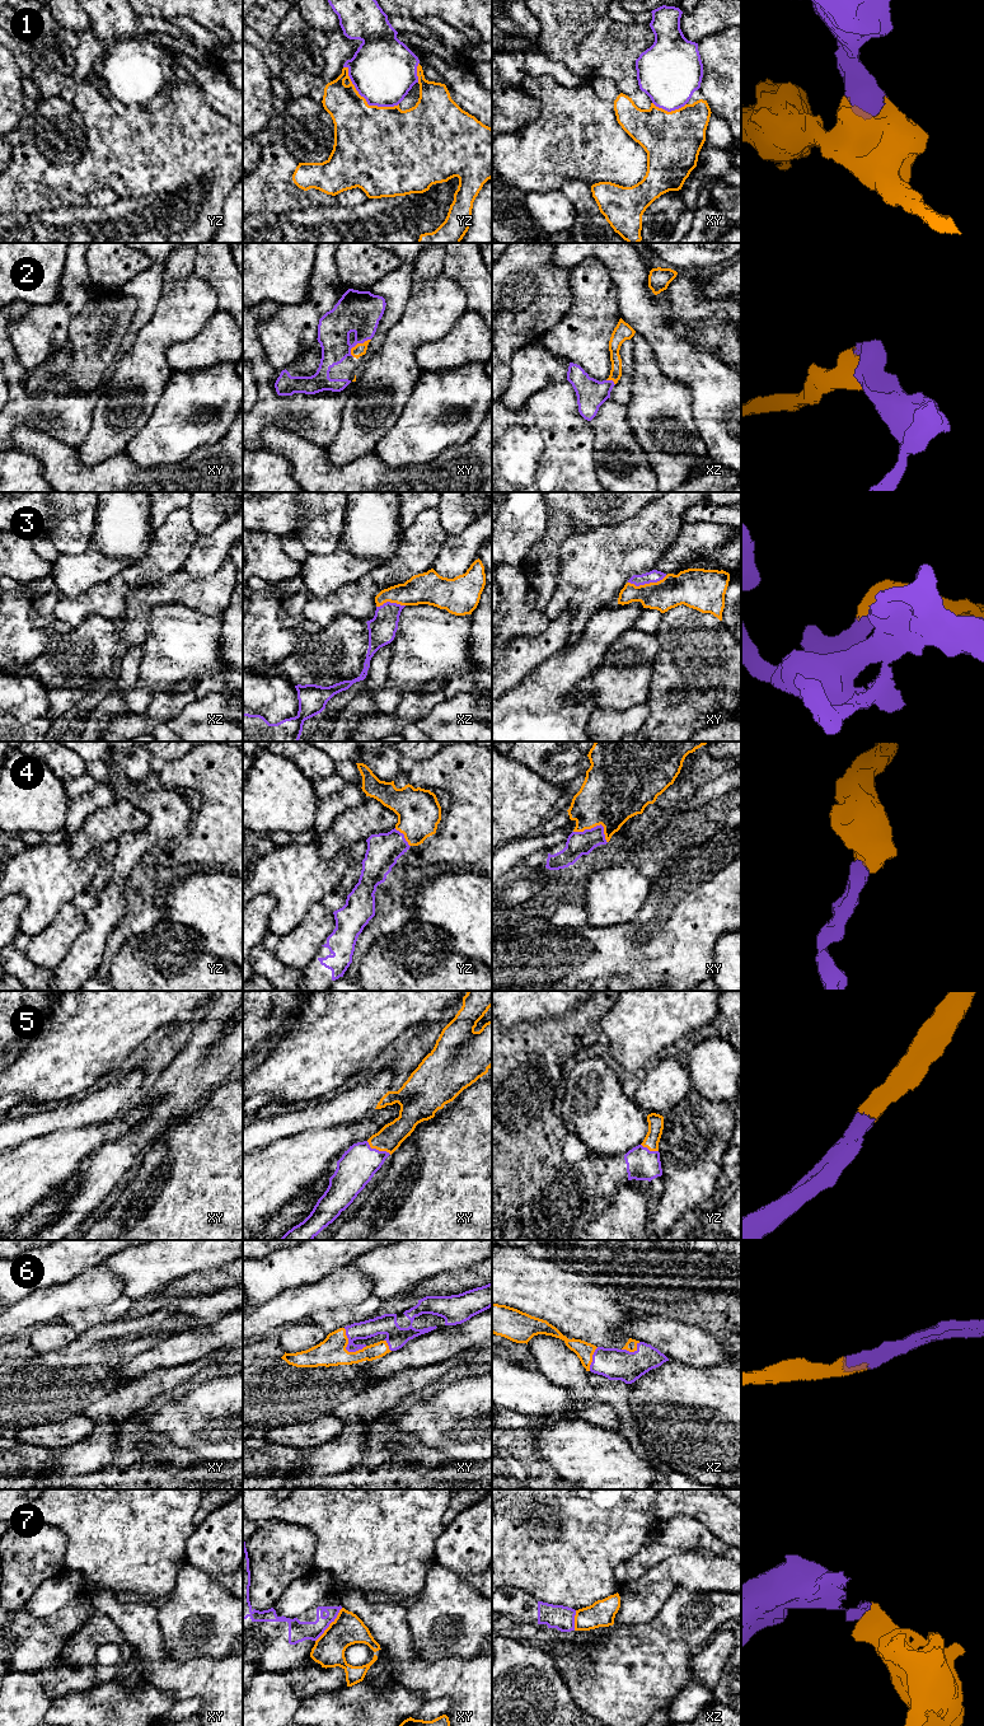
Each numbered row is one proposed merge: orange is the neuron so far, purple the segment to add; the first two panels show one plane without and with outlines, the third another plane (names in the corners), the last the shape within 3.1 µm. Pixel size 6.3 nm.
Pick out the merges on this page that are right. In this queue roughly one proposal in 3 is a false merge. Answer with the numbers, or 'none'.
1, 2, 3, 4, 5, 6

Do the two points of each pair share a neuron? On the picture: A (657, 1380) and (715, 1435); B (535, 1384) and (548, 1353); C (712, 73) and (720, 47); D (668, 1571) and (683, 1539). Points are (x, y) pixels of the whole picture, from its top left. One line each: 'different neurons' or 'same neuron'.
A: same neuron
B: different neurons
C: same neuron
D: different neurons

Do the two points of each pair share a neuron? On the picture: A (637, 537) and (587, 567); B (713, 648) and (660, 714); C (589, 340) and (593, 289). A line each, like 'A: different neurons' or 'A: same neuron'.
A: same neuron
B: same neuron
C: same neuron

